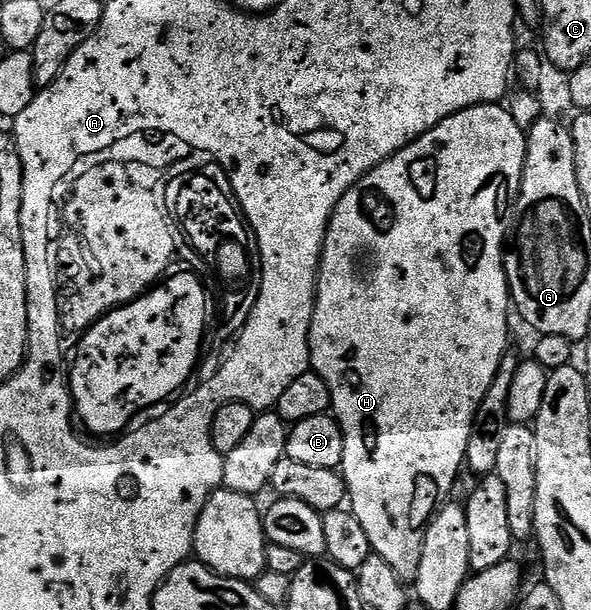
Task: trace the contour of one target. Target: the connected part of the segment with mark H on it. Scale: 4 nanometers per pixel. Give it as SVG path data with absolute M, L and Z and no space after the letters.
M492 103L489 105L474 105L468 109L462 109L460 113L455 113L452 117L447 117L441 123L437 123L437 127L433 127L428 133L422 133L416 141L409 143L404 149L397 151L392 157L385 159L380 165L370 169L358 183L353 187L349 187L349 191L345 191L345 195L337 203L337 207L331 216L331 222L327 225L323 254L319 260L319 285L315 288L315 314L311 320L311 330L309 331L311 369L319 373L321 379L325 379L325 383L329 387L333 416L338 421L343 432L343 438L345 439L345 455L343 456L341 472L347 484L347 495L351 513L357 519L361 519L361 527L365 527L365 535L369 535L371 552L381 555L381 559L385 559L385 563L389 563L389 567L393 567L393 571L397 571L397 575L405 583L414 582L415 578L419 576L421 551L423 550L423 534L426 530L427 523L435 516L437 510L440 508L441 502L444 500L442 497L454 487L455 480L459 477L459 472L464 472L465 462L467 460L467 448L469 447L469 435L475 429L475 416L481 407L481 399L485 399L485 395L489 391L489 383L493 383L493 379L497 375L497 371L501 367L504 357L508 356L509 353L509 349L507 349L509 290L507 288L507 272L503 270L503 255L505 252L505 242L509 237L509 218L513 213L515 198L519 196L519 184L523 178L523 160L526 157L527 134L513 119L510 108L504 107L499 103Z

